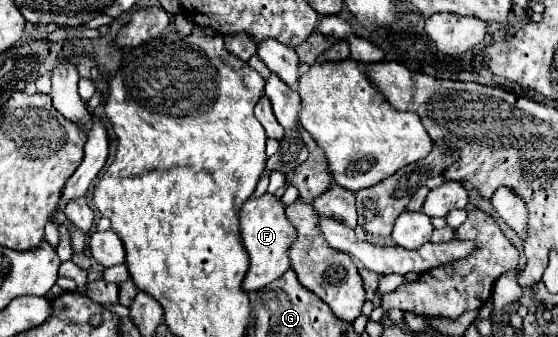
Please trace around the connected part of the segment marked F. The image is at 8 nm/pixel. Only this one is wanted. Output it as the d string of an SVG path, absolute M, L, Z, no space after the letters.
M263 195L263 197L251 197L241 207L241 237L243 245L249 253L251 265L243 281L245 291L259 291L271 281L279 279L289 269L289 247L297 237L297 229L289 223L285 215L285 205L275 195Z

